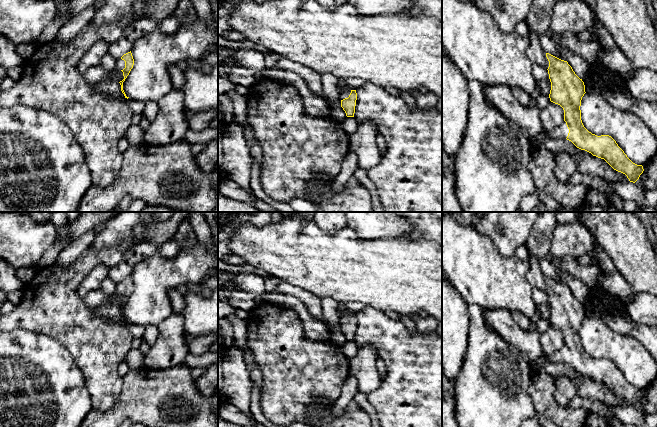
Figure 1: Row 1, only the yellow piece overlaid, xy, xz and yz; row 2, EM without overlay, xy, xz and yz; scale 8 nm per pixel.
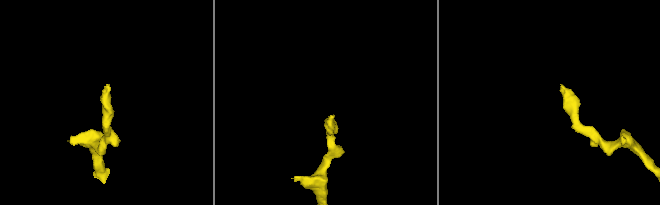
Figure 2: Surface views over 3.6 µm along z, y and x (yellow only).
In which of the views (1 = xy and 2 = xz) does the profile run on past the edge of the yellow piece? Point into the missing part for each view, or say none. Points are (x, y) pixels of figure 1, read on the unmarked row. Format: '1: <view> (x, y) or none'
1: xy (120, 288)
2: xz (345, 316)

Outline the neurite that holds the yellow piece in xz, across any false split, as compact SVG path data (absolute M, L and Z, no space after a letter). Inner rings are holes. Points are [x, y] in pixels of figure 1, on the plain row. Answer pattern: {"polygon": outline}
{"polygon": "M343 304L339 305L338 310L341 311L341 331L345 335L347 341L354 341L357 324L356 314L347 312Z"}

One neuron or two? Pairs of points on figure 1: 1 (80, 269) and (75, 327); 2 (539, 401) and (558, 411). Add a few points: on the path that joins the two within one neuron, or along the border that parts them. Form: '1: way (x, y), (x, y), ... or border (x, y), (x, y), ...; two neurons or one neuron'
1: way (70, 283), (70, 313); one neuron
2: way (544, 403), (553, 411); one neuron

